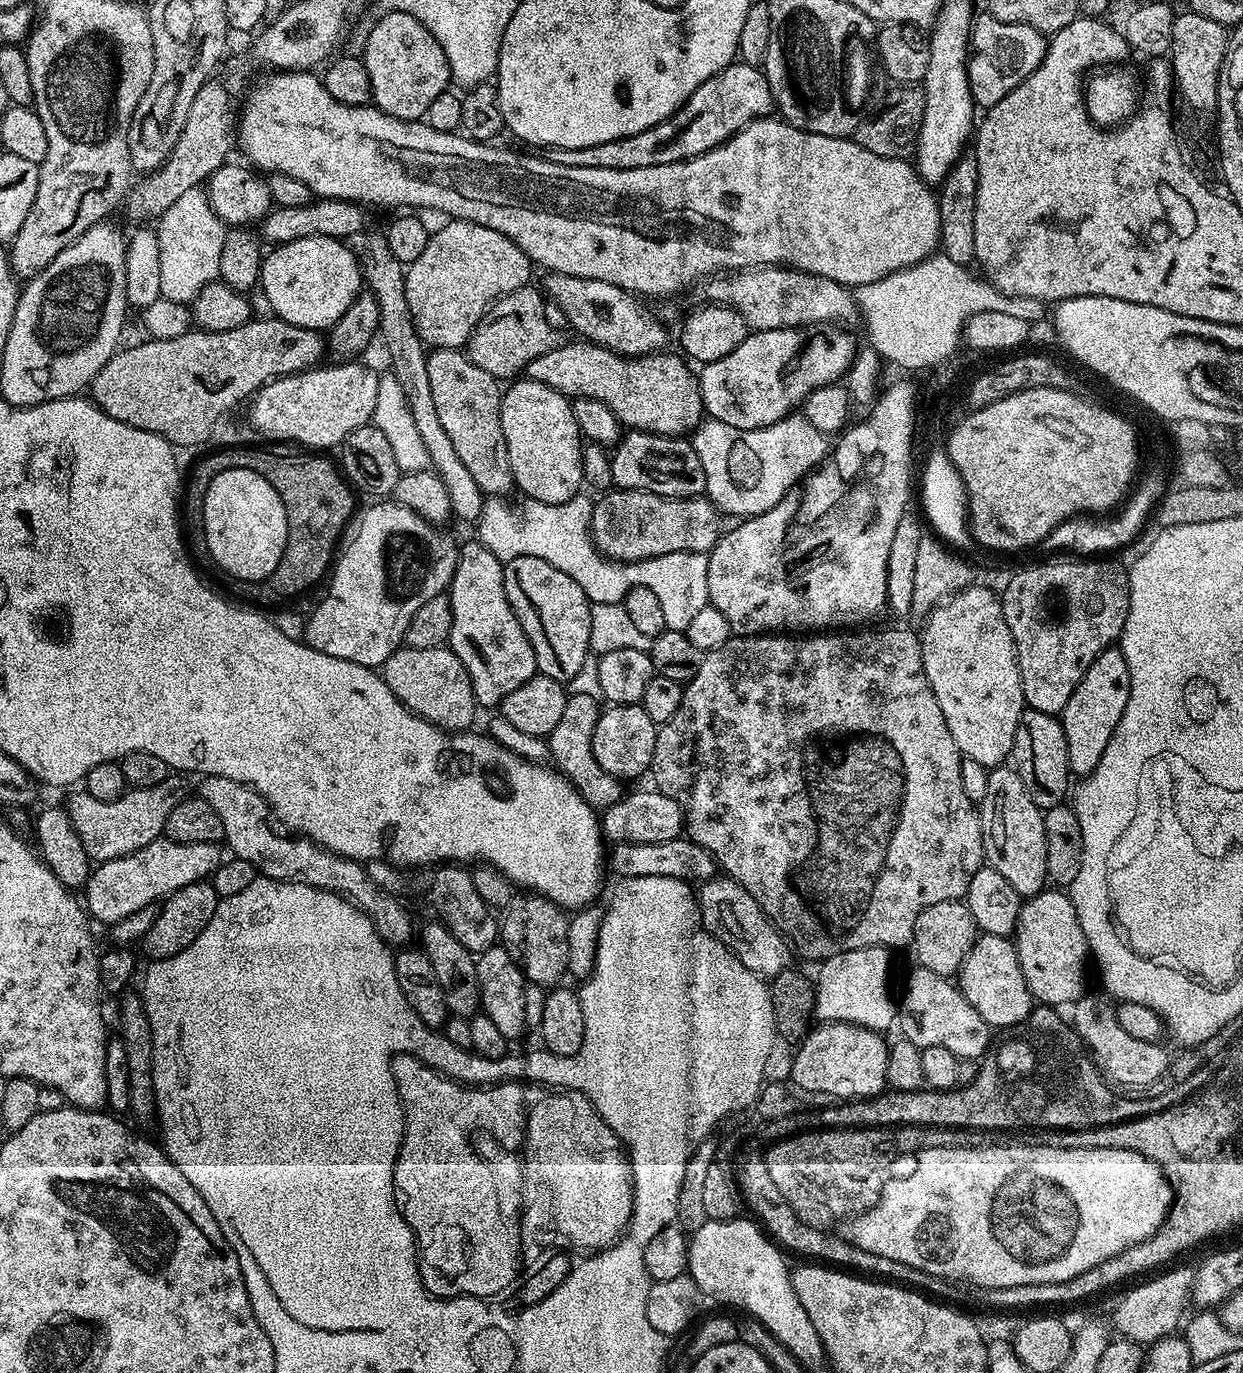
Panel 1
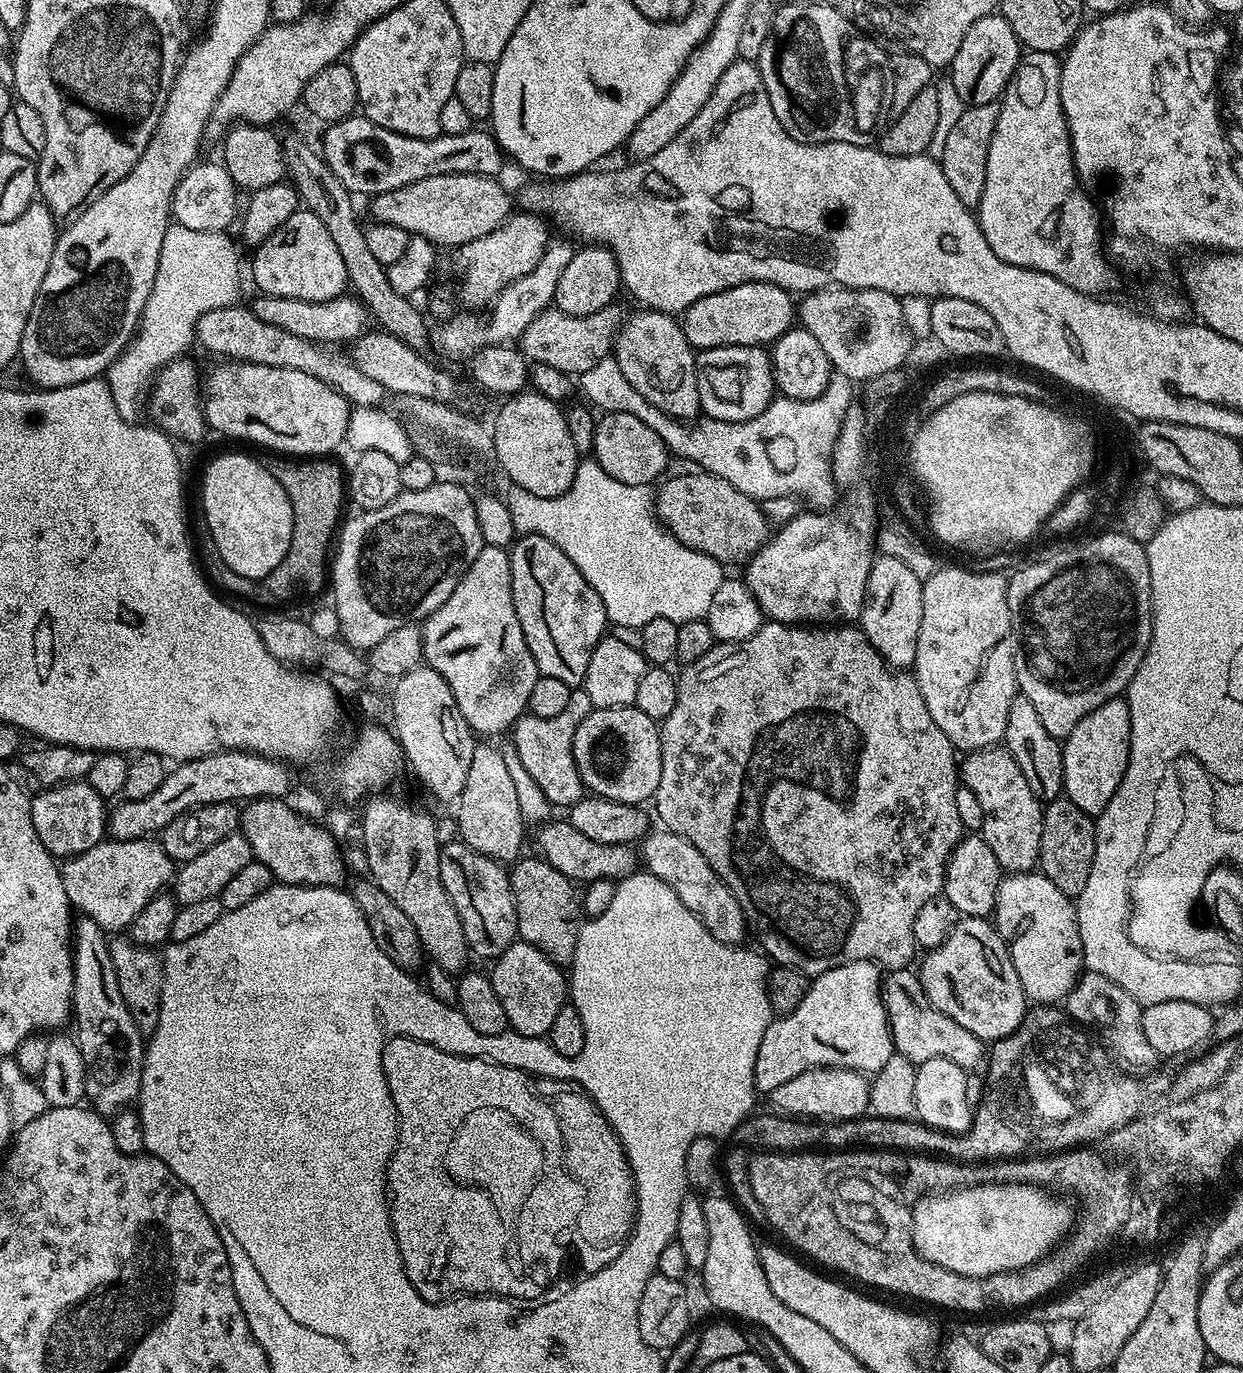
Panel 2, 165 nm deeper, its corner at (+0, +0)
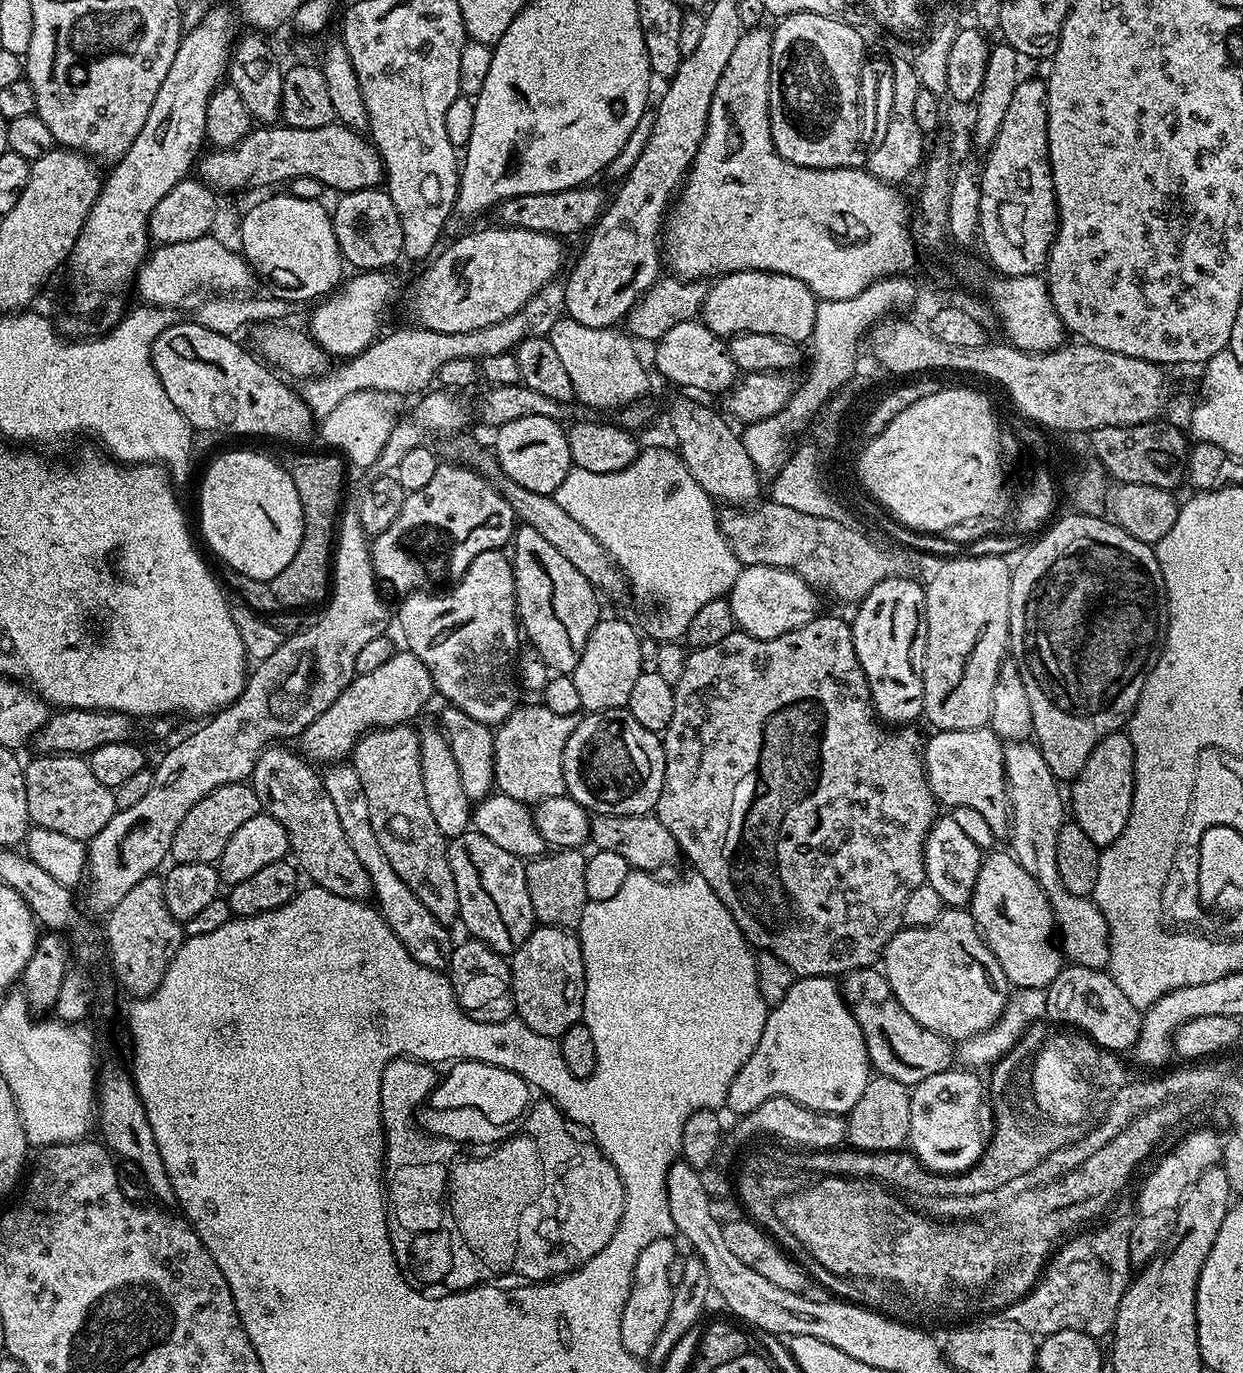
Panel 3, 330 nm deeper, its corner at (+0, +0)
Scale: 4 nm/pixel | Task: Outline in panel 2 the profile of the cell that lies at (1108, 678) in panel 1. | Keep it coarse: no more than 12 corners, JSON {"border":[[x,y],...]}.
{"border":[[1127,699],[1062,741],[1063,795],[1093,818],[1130,758]]}

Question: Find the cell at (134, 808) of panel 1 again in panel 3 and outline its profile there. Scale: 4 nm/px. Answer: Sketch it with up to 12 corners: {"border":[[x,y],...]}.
{"border":[[413,652],[353,676],[298,740],[343,761],[372,729],[412,722],[434,689]]}

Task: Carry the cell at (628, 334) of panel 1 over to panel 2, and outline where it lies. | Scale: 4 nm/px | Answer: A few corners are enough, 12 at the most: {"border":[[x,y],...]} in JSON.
{"border":[[675,315],[621,323],[626,382],[675,420],[701,415],[696,352]]}

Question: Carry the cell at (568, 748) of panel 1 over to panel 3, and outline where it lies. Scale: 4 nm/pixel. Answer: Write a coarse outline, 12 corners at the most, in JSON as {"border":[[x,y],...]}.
{"border":[[521,703],[494,732],[495,787],[565,795],[577,714]]}

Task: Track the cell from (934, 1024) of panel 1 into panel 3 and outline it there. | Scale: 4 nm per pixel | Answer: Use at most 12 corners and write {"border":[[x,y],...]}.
{"border":[[879,967],[842,991],[869,1065],[915,1086],[953,1067],[953,1045],[902,1010]]}

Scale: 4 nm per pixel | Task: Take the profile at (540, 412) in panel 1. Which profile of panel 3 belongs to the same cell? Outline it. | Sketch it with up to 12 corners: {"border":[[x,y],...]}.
{"border":[[514,418],[495,429],[505,476],[555,494],[574,465],[561,421]]}

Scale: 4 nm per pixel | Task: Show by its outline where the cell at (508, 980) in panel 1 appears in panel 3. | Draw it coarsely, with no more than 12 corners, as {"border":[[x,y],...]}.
{"border":[[533,927],[512,953],[514,1012],[558,1038],[590,977],[569,929]]}

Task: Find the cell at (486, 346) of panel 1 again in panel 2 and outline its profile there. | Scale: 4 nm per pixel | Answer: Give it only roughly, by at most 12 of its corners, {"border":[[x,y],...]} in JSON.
{"border":[[619,302],[548,307],[518,339],[525,360],[574,378],[614,348]]}

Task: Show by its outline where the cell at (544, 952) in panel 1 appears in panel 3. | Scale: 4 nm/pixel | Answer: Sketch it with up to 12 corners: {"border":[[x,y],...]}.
{"border":[[561,848],[524,865],[537,921],[575,929],[585,853]]}

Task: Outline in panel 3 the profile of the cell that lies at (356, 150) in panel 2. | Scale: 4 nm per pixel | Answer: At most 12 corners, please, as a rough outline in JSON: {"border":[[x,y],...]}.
{"border":[[256,126],[198,160],[217,193],[314,178],[336,194],[375,188],[367,135]]}

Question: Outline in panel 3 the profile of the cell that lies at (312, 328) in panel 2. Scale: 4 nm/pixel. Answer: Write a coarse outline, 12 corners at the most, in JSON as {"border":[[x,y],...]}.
{"border":[[458,237],[408,296],[417,325],[478,332],[555,281],[561,237]]}

